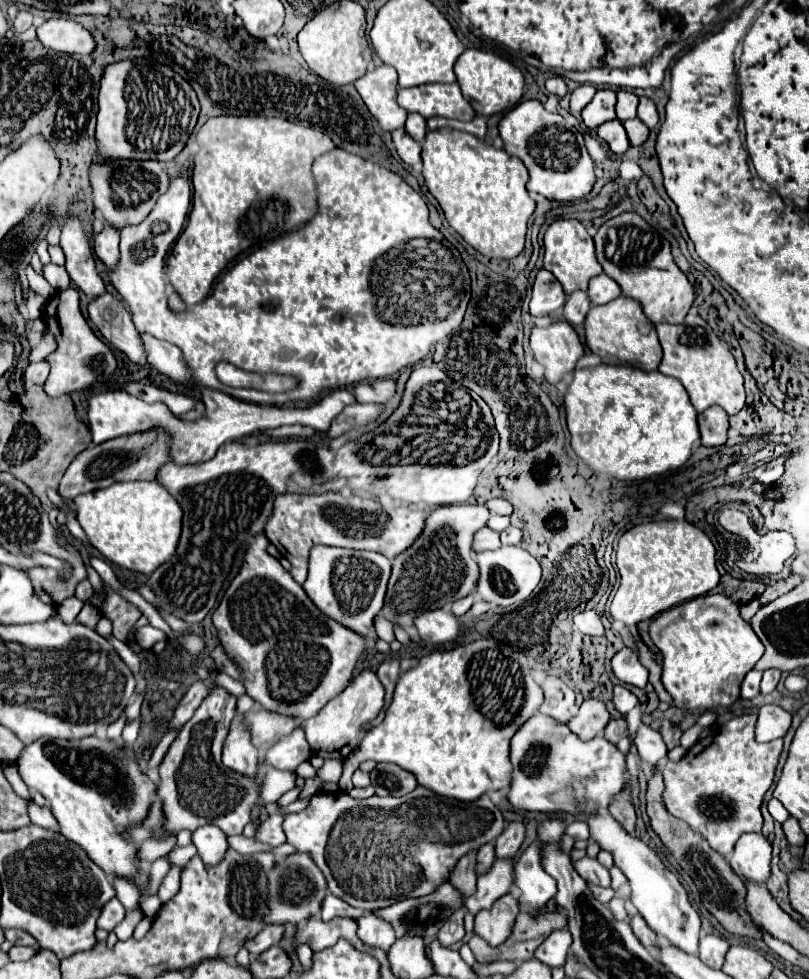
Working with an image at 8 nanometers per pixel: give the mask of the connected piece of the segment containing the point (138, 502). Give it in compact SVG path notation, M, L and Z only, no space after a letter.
M116 482L108 488L76 496L74 504L76 504L76 510L78 510L76 520L84 528L92 546L96 550L100 550L100 554L104 558L108 558L110 562L114 562L122 568L128 568L132 572L140 572L144 576L150 576L160 564L168 562L170 556L178 548L180 534L182 534L184 512L180 508L180 504L176 502L176 498L170 496L170 492L158 482Z

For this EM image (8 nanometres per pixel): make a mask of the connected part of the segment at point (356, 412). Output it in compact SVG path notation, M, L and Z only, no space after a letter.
M352 404L348 408L344 408L344 412L340 412L340 416L336 416L336 420L332 420L332 426L328 430L328 434L332 438L352 430L352 428L360 428L366 426L370 420L378 418L378 414L382 412L382 406L372 406L372 404Z

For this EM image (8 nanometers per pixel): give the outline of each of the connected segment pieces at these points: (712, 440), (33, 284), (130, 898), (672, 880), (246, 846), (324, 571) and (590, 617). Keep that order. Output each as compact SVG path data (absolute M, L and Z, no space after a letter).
M710 406L698 414L698 426L704 446L722 446L728 432L728 414L720 406Z
M29 264L26 269L26 276L30 287L36 293L42 295L46 299L50 299L56 293L56 291L50 286L42 275L36 274L35 270Z
M114 880L114 888L116 888L116 896L118 900L124 904L124 908L128 912L132 910L138 910L138 898L140 898L140 892L136 892L136 886L134 884L128 884L126 880Z
M594 812L588 816L590 838L598 842L598 846L614 856L614 864L624 872L630 882L632 894L630 900L646 920L646 924L664 940L678 946L688 954L698 952L700 938L700 914L688 902L688 894L678 878L664 866L664 862L656 856L656 852L644 844L640 838L628 834L610 814Z
M228 836L226 838L230 848L238 850L240 854L258 854L258 852L272 852L272 848L268 848L266 844L254 842L254 838L246 838L246 836Z
M316 546L310 550L310 570L304 582L308 598L332 620L354 632L374 632L372 620L382 610L392 564L378 552Z
M586 610L577 614L574 619L574 628L585 635L603 636L605 628L595 610Z

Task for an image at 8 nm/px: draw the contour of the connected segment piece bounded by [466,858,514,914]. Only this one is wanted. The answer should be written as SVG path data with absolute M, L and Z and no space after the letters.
M498 858L492 868L478 876L478 890L468 896L466 908L476 914L482 908L490 908L496 898L506 896L514 884L514 862L510 858Z

